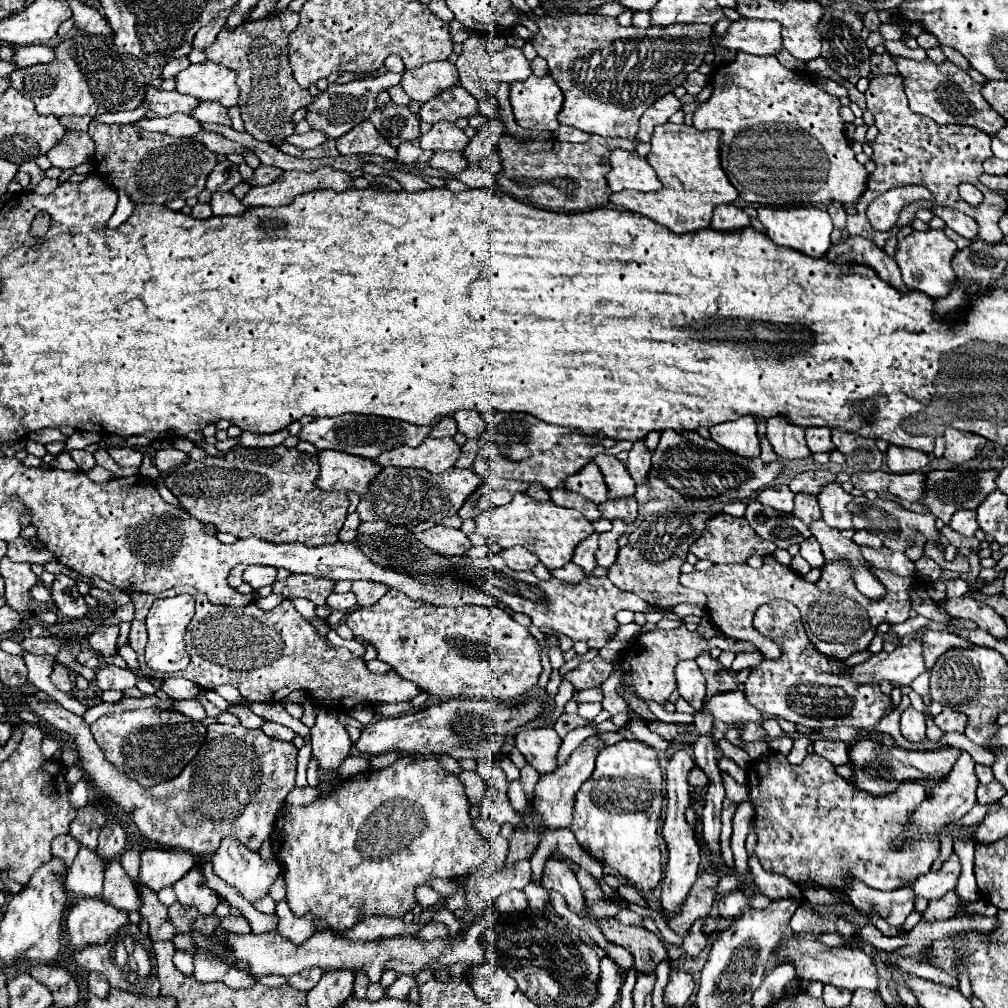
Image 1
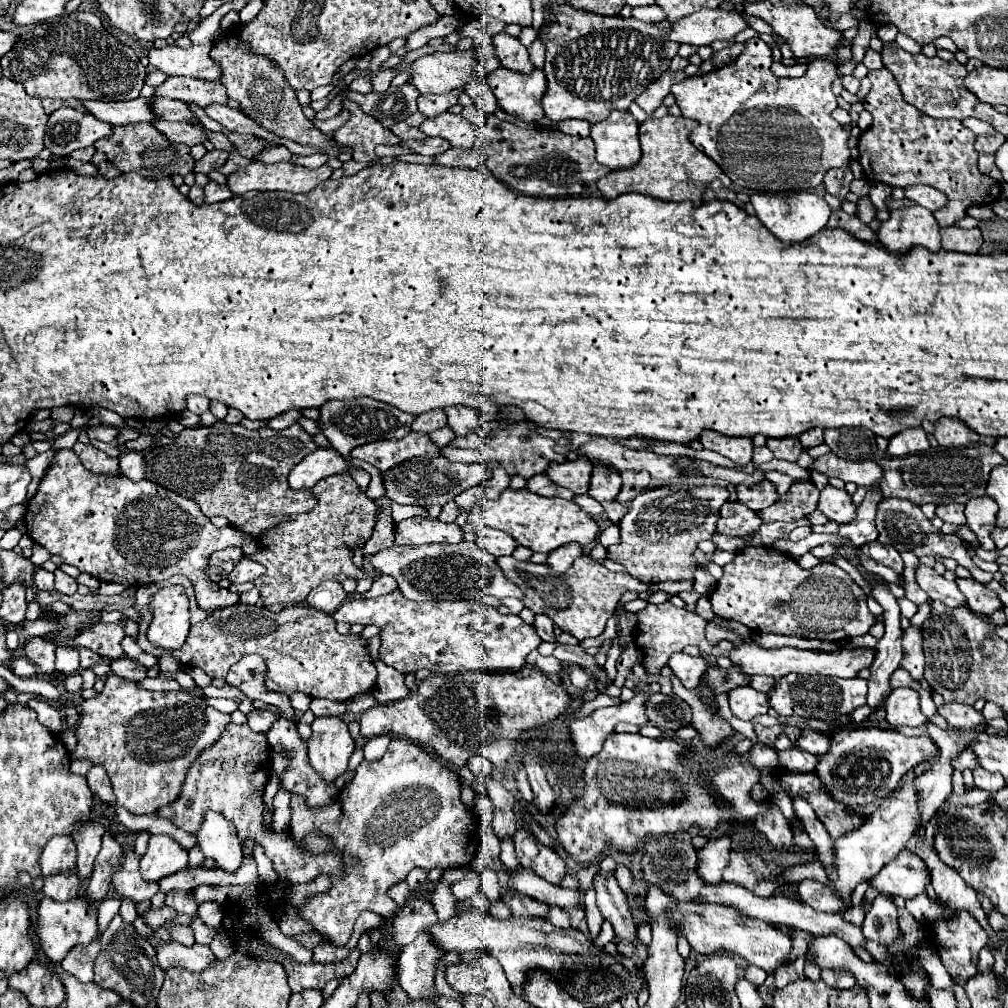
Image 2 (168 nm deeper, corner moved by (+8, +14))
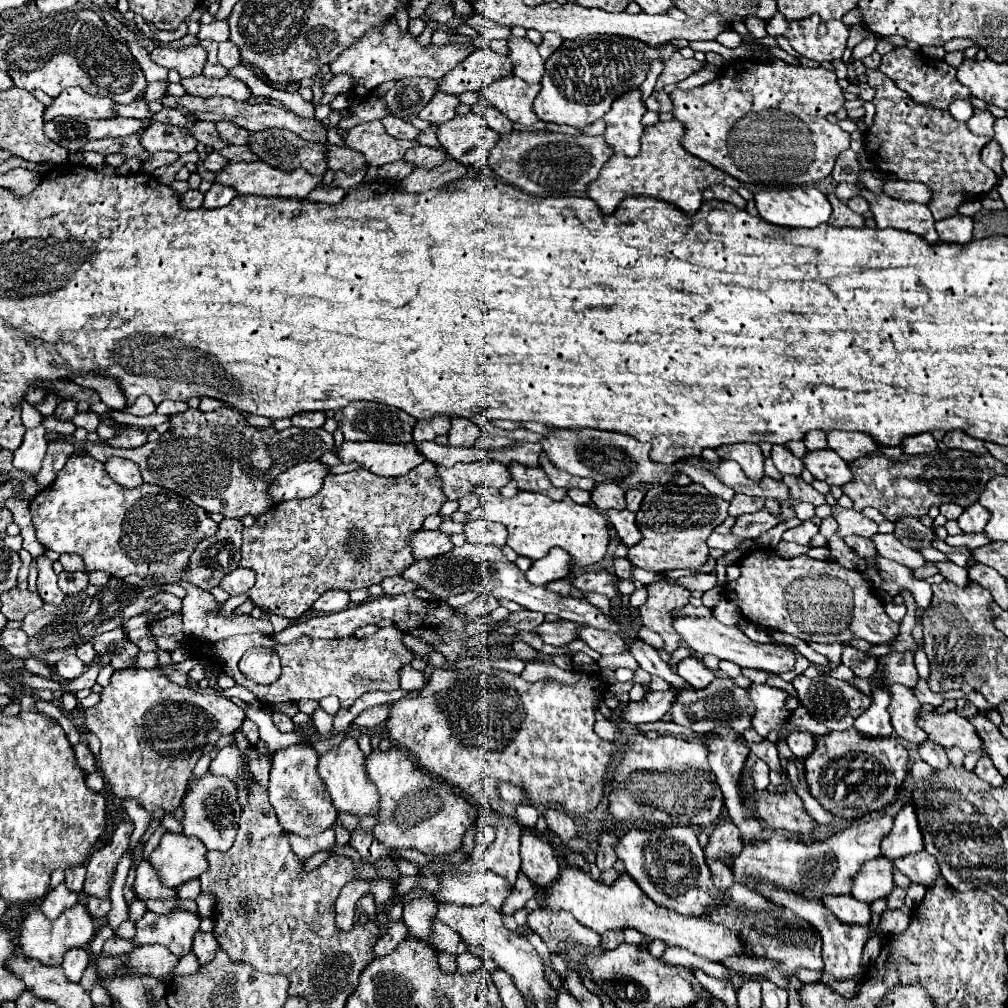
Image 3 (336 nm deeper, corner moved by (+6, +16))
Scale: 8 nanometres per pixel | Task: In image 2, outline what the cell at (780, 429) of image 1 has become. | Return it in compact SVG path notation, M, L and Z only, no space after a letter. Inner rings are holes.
M767 438L767 446L771 448L771 452L775 454L775 458L781 460L789 460L789 462L797 462L803 446L799 442L799 438Z

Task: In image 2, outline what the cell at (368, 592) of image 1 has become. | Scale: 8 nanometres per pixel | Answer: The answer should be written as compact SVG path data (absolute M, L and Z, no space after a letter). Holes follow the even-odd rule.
M379 576L373 586L363 594L363 598L377 598L377 596L383 596L383 594L389 594L397 588L397 582L391 578L391 576Z

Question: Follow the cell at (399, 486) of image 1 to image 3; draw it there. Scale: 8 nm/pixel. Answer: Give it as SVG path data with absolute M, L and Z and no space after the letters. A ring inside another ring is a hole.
M491 459L455 464L451 468L437 466L437 474L441 476L443 494L449 500L459 500L465 494L473 492L477 486L491 486L499 490L512 478L507 466Z

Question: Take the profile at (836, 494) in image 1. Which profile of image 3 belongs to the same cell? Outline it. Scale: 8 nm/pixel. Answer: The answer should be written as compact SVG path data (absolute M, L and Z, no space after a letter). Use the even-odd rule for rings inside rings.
M839 504L833 506L833 512L835 512L835 520L839 524L839 534L841 538L849 536L849 534L859 534L859 536L873 536L879 528L877 528L877 522L873 522L871 518L865 518L861 512L857 510L847 510L847 508L841 508Z

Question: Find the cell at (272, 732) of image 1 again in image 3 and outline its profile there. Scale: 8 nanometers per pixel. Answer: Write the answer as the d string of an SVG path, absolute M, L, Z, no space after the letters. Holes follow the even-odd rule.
M287 746L273 754L271 782L269 782L269 800L277 812L279 824L295 836L313 836L333 826L337 812L331 804L329 792L317 772L319 754L311 746Z

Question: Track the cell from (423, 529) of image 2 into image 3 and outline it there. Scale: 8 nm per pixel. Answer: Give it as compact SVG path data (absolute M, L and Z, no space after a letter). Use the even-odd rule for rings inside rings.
M419 530L411 538L411 548L415 560L431 560L447 554L453 548L453 542L447 534L441 534L439 530Z

